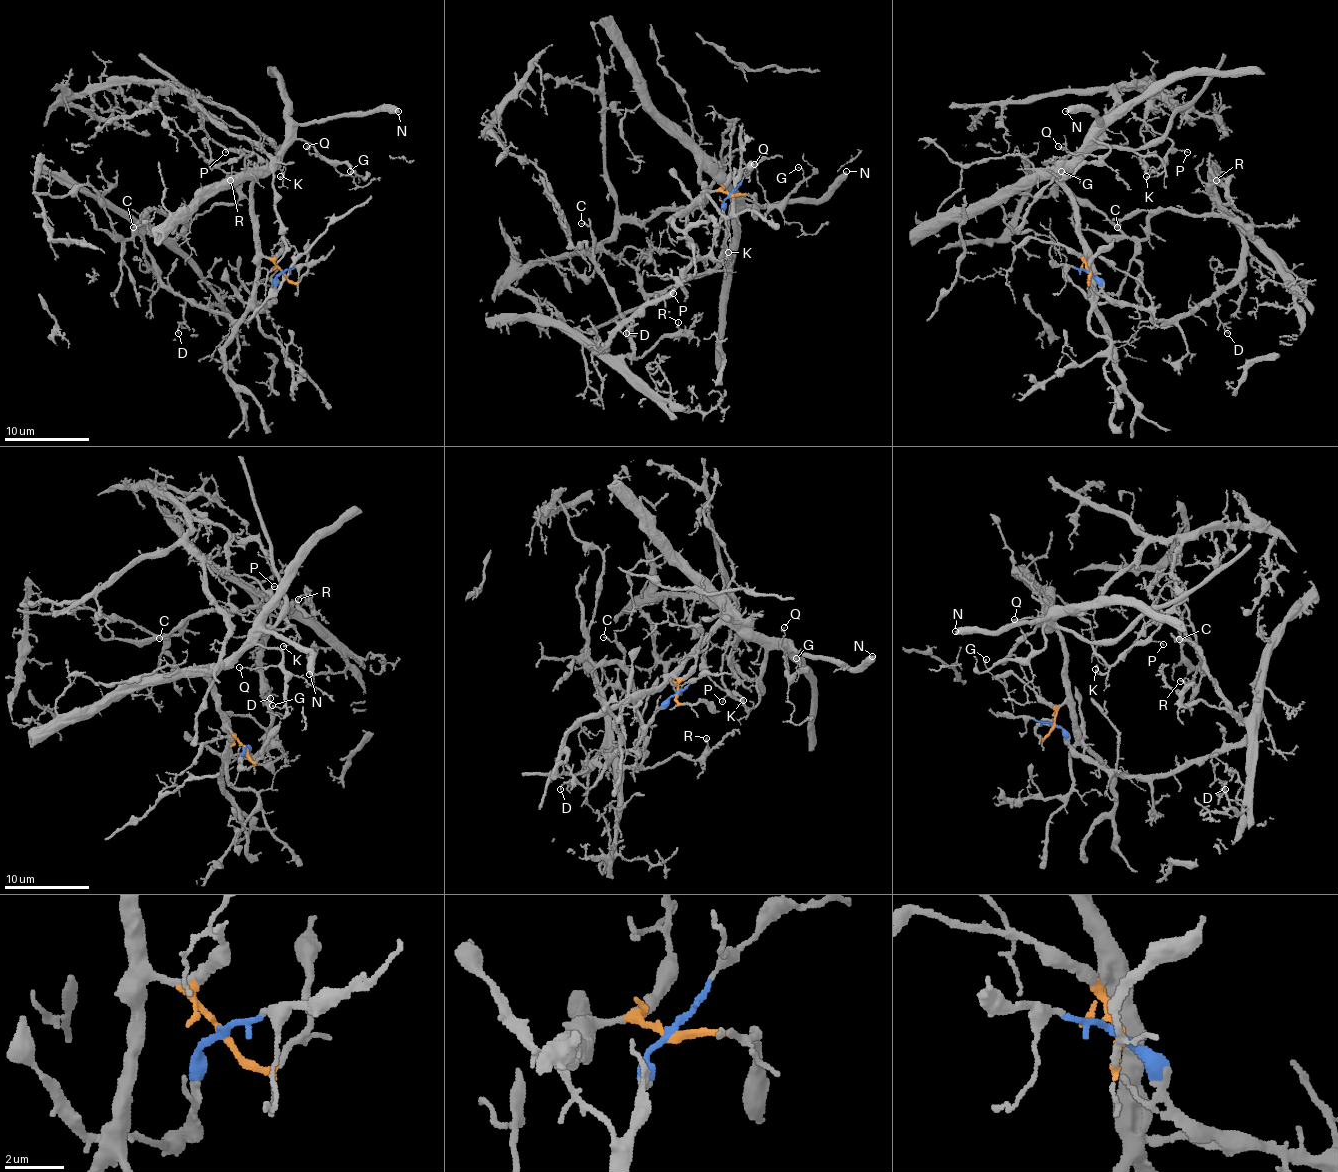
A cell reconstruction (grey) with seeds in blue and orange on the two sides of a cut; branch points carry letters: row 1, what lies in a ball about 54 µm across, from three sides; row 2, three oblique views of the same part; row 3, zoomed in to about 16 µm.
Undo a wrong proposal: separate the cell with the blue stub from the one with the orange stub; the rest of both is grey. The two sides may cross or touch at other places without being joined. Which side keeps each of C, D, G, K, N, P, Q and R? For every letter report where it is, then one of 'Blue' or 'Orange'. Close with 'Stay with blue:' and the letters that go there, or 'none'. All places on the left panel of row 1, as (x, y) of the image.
C: Place: (133, 227). Blue
D: Place: (178, 333). Blue
G: Place: (350, 171). Orange
K: Place: (280, 176). Orange
N: Place: (398, 111). Orange
P: Place: (225, 152). Orange
Q: Place: (306, 146). Orange
R: Place: (230, 180). Blue
Stay with blue: C, D, R

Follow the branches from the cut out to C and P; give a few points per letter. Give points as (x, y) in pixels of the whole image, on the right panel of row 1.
C: (1088, 272), (1111, 298), (1175, 321), (1234, 277), (1249, 238), (1224, 217), (1167, 209), (1133, 211), (1118, 228)
P: (1088, 272), (1078, 205), (1063, 179), (1099, 147), (1128, 147), (1164, 164), (1169, 152), (1188, 152)

